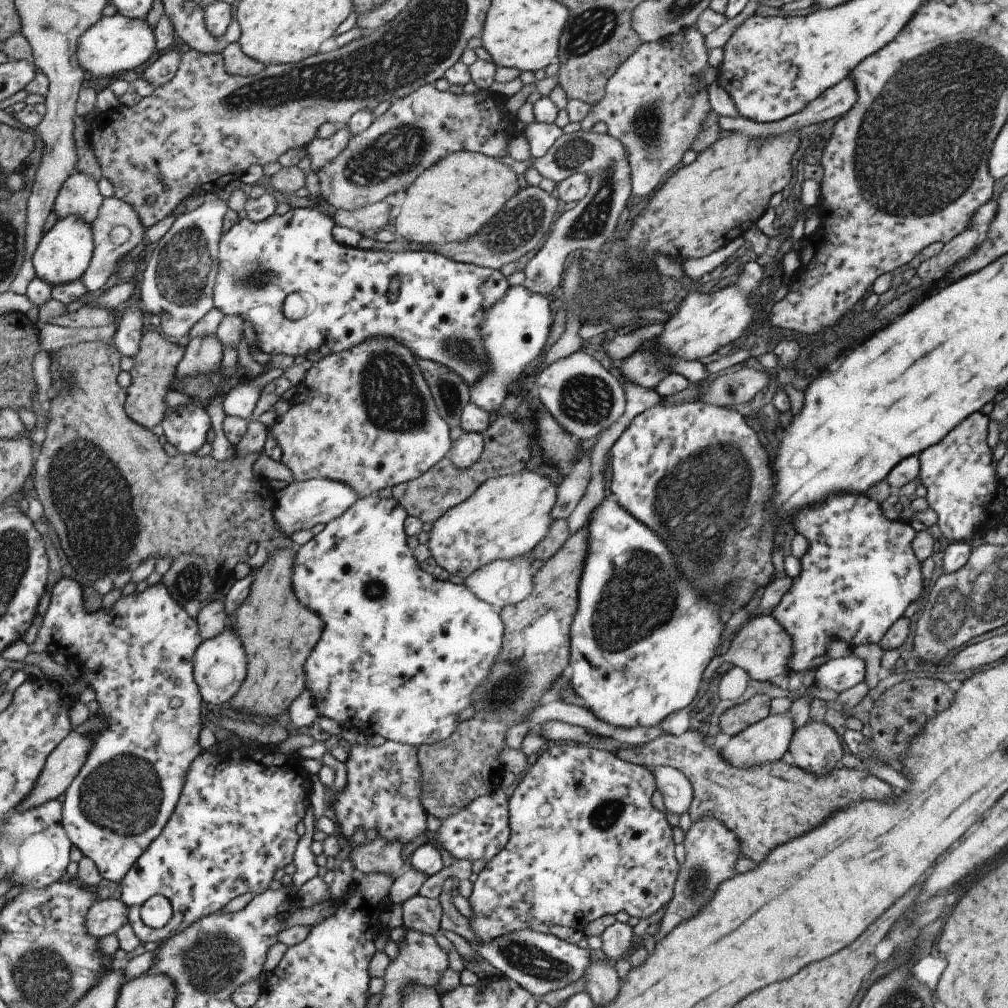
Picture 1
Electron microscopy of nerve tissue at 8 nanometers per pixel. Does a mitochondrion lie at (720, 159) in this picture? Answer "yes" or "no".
no

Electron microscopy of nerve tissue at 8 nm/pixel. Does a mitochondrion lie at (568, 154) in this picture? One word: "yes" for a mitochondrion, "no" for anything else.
yes

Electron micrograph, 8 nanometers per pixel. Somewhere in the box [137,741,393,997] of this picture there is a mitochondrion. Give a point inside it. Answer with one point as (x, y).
(211, 961)

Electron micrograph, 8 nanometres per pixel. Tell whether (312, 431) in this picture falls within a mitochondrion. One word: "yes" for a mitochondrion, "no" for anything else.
no

